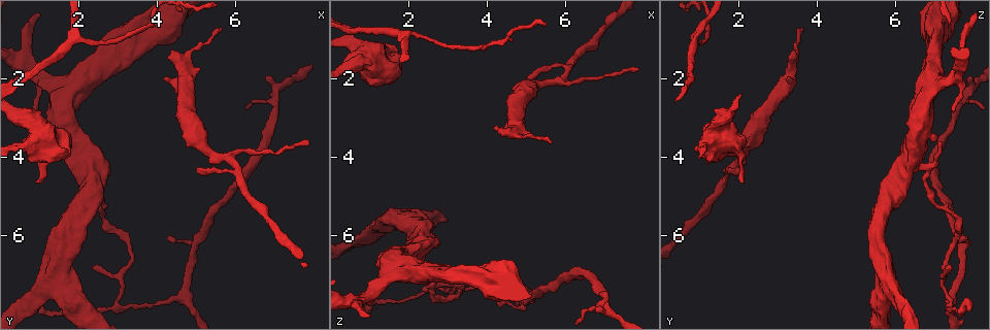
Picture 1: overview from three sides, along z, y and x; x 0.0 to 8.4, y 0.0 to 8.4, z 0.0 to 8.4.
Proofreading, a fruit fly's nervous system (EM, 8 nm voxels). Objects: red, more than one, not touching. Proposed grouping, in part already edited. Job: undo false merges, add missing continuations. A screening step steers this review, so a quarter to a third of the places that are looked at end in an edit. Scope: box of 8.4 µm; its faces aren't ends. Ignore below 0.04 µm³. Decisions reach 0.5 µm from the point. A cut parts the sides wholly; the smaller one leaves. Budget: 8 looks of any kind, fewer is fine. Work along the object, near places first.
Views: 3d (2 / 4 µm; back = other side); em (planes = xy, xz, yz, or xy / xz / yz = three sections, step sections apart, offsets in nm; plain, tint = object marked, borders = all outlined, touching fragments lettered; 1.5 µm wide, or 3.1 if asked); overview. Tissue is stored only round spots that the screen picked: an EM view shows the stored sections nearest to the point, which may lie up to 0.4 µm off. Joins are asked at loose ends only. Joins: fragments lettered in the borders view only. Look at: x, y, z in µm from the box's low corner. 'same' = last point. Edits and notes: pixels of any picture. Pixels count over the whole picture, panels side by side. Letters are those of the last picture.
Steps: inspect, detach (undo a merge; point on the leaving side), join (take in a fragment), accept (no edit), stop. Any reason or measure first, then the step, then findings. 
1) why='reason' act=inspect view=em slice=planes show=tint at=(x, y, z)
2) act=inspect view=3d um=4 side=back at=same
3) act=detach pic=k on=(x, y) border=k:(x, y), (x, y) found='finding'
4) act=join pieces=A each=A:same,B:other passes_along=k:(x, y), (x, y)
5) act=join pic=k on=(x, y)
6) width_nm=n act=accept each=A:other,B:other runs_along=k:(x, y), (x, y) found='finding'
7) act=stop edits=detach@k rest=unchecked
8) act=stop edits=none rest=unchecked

why='an open end' act=inspect view=em slice=planes show=borders at=(0.95, 4.60, 2.15)

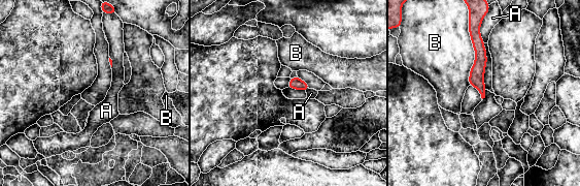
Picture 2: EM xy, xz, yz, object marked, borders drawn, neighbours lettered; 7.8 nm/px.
act=accept each=A:other,B:other runs_along=2:(476, 32), (482, 92) found='no lettered fragment goes on from it'

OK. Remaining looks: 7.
act=inspect view=em slice=yz step=8 show=tint at=(3.05, 7.80, 7.40)

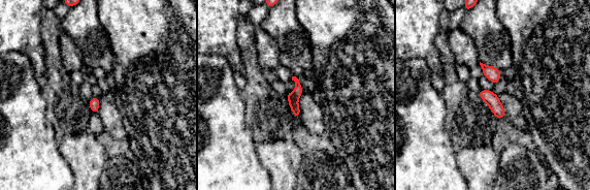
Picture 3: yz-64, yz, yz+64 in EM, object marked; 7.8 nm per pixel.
act=inspect view=em slice=planes show=tint at=same

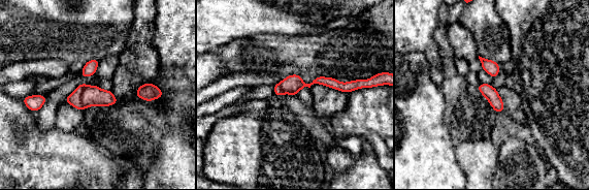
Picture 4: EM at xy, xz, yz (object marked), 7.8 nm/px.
act=inspect view=em slice=planes show=borders at=same

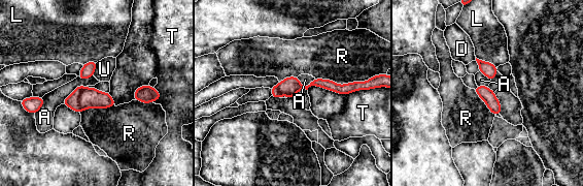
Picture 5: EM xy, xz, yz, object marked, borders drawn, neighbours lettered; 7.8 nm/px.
longest_contact=T:440nm act=detach pic=5 on=(90, 97) each=A:other,D:other,L:other,R:other,T:other,U:other border=5:(83, 87), (79, 96), (79, 111) found='a second neuron is stuck on'

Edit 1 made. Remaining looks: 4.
act=inspect view=overview

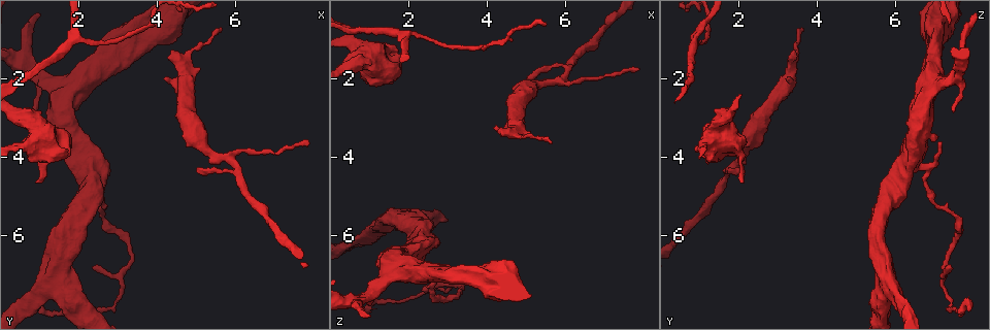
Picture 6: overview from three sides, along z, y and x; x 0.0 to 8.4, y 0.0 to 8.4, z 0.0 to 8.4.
why='thin end' act=inspect view=em slice=planes show=borders at=(7.85, 3.55, 1.75)

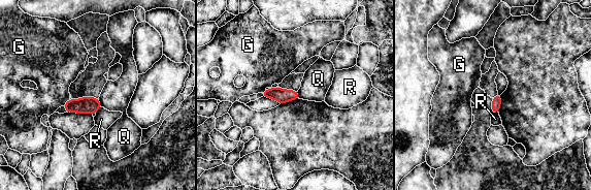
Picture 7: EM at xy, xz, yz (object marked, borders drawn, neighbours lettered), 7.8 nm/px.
act=accept each=G:other,Q:other,R:other found='no lettered fragment goes on from it'

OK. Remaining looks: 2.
act=stop edits=detach@5 rest=unchecked

